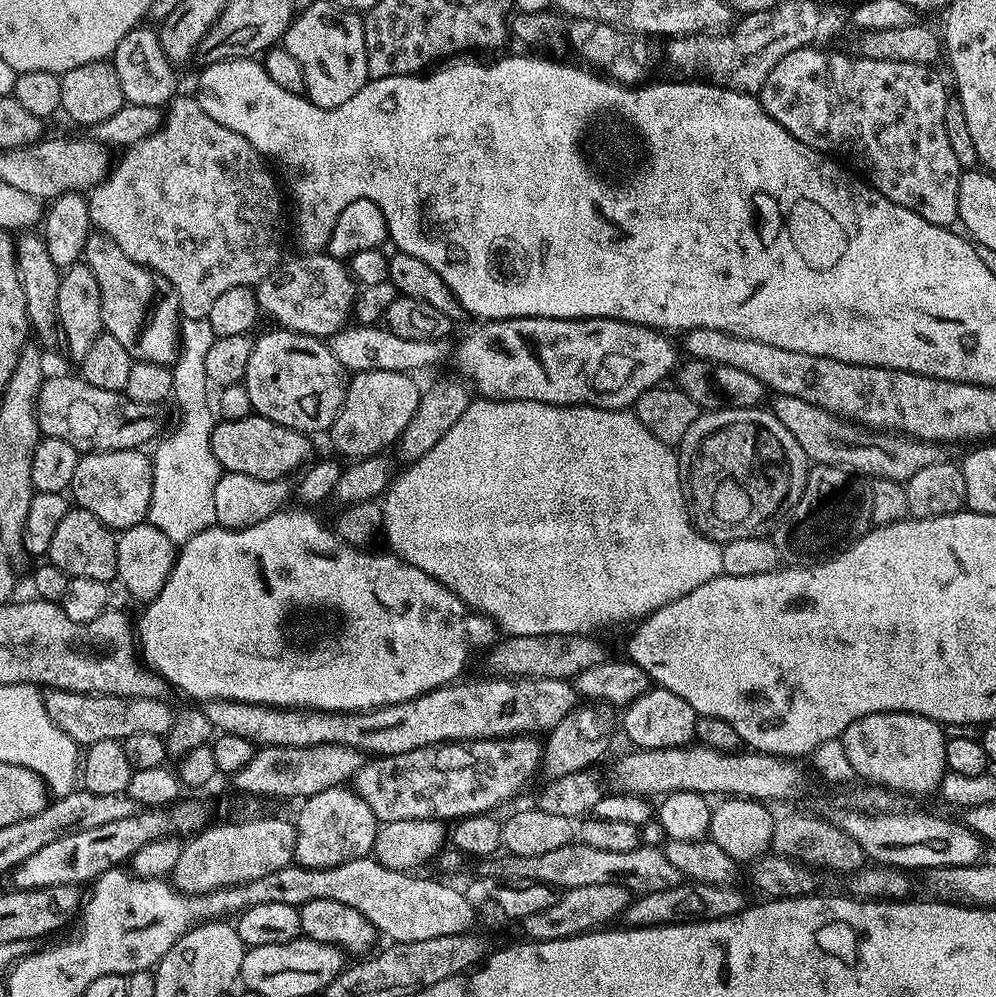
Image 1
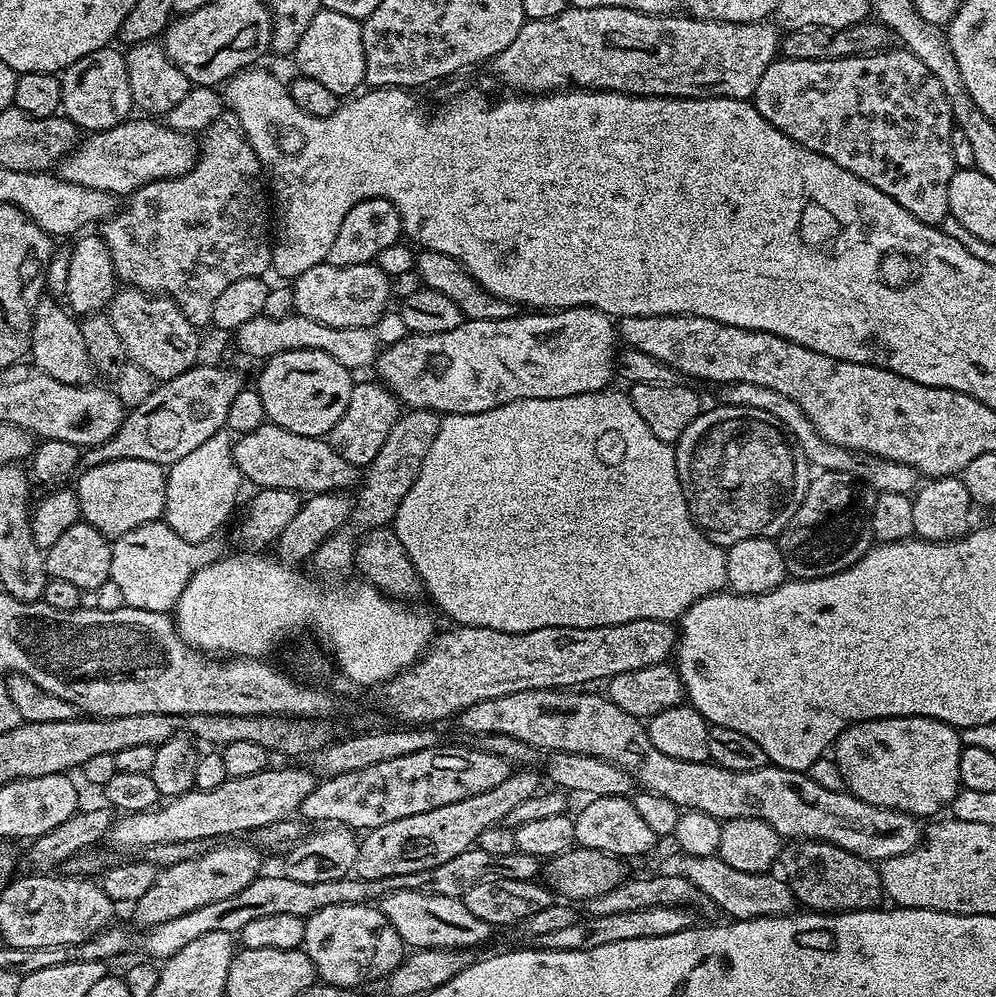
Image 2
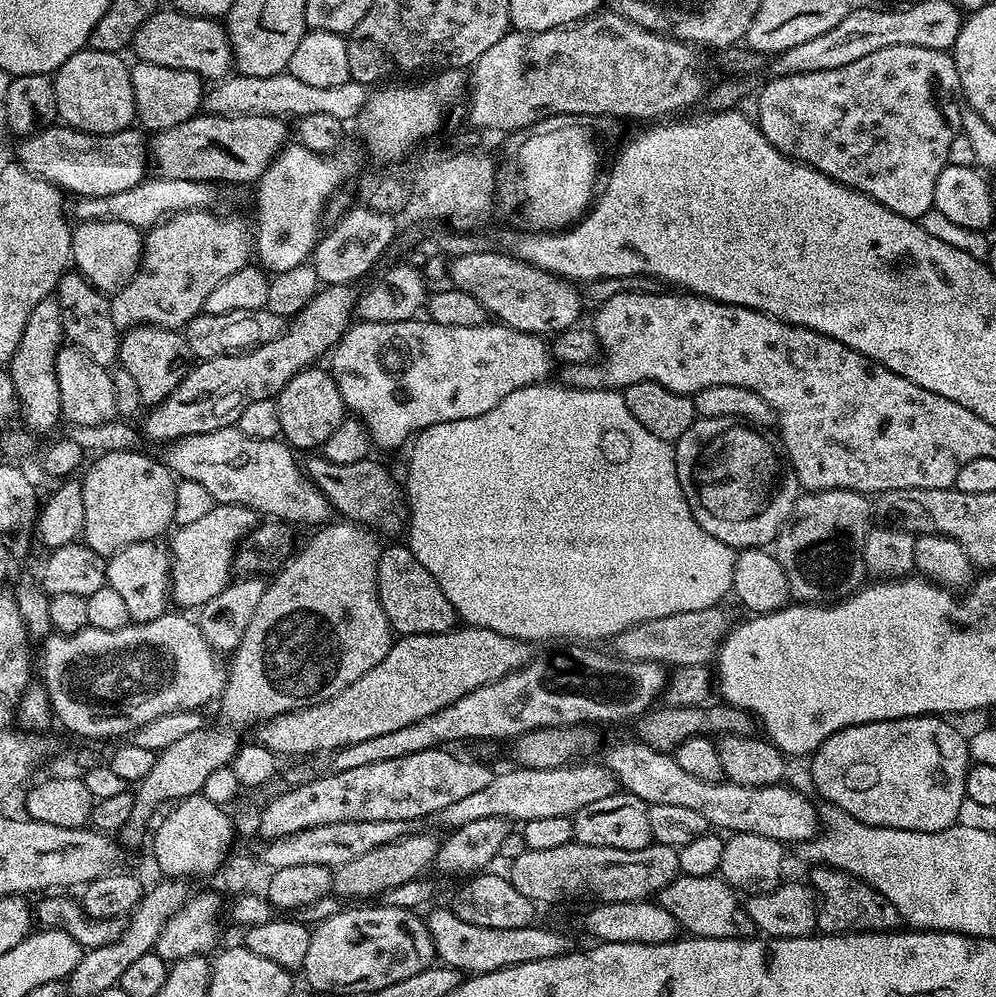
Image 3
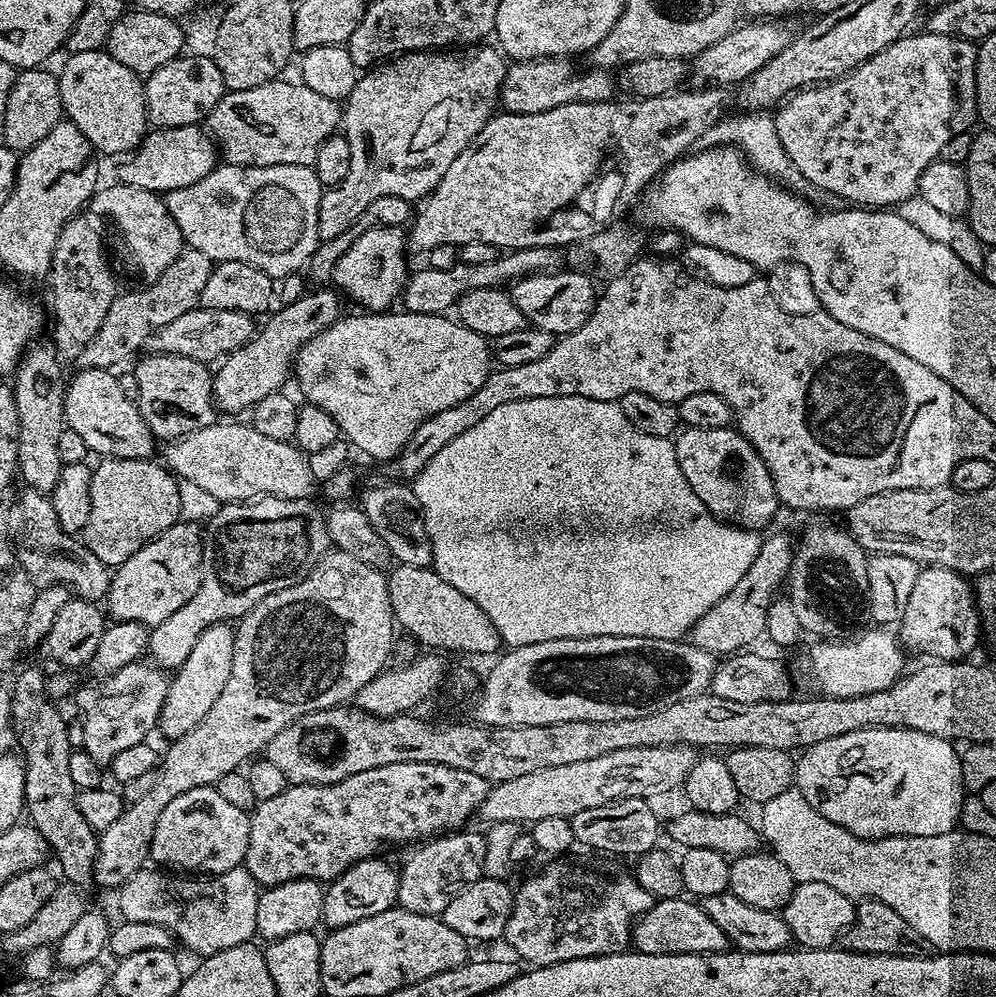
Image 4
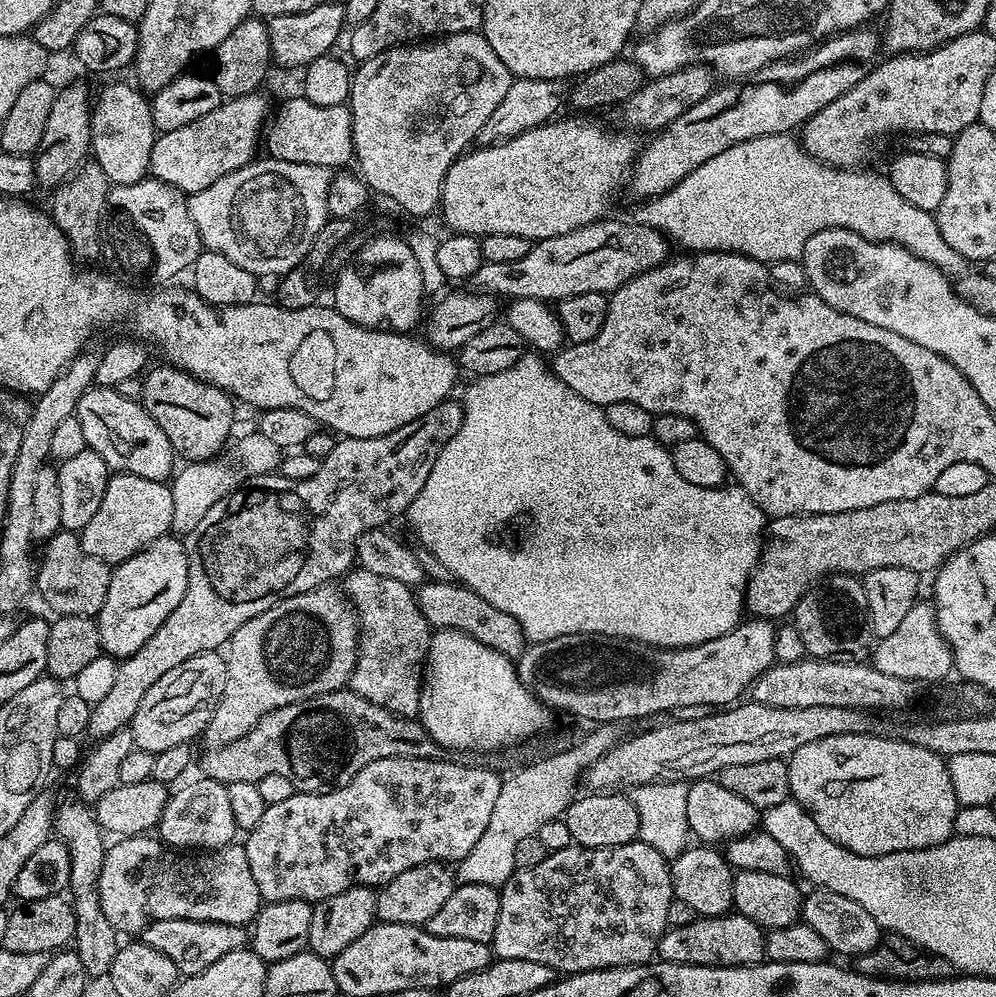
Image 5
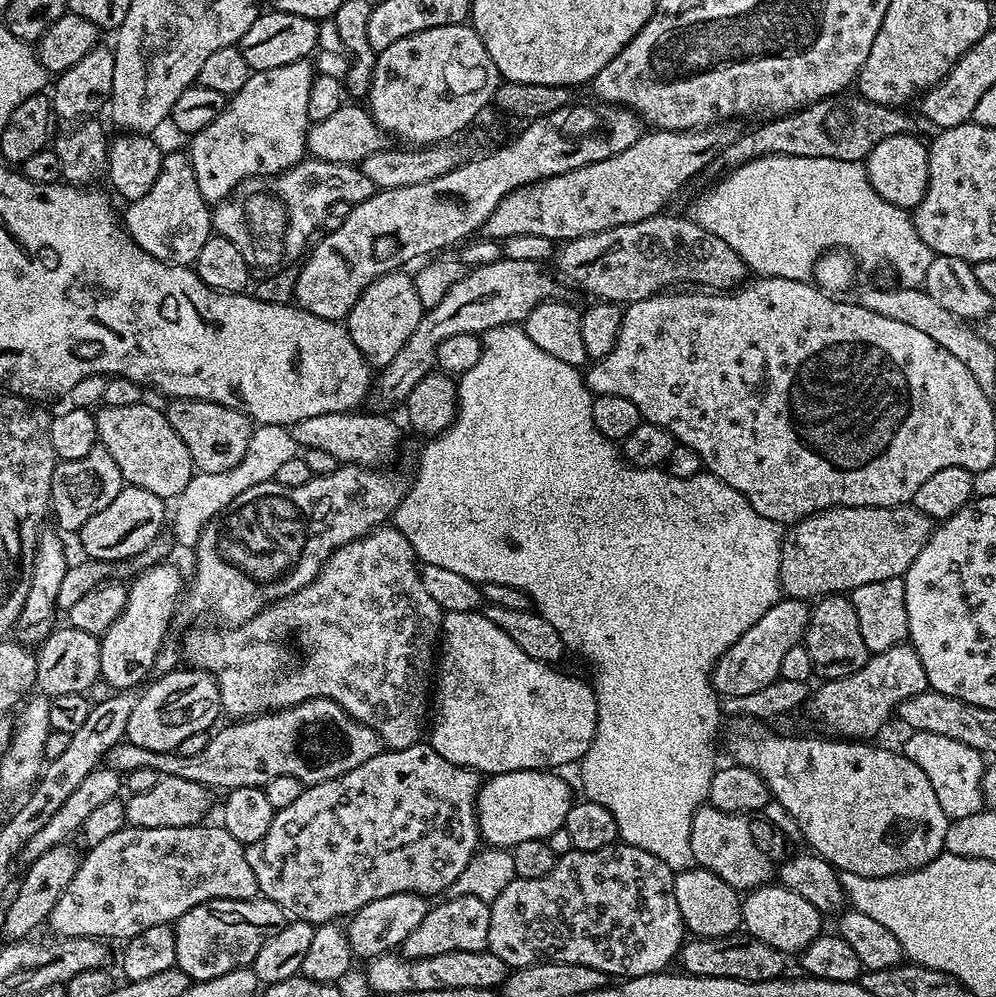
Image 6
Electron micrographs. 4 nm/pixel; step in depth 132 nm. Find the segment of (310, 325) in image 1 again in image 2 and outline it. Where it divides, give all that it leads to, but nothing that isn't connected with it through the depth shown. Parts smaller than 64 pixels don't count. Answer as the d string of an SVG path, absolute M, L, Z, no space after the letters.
M327 262L310 266L306 274L291 281L290 291L295 315L314 318L314 322L322 322L322 326L335 328L375 329L388 303L394 300L392 280L375 262L341 268Z

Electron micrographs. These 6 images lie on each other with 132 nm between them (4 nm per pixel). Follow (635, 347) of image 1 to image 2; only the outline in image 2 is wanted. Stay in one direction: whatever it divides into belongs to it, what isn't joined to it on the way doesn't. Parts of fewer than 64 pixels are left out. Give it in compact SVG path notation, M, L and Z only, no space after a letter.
M562 308L559 310L540 310L535 314L528 314L532 316L523 316L523 314L517 314L515 316L508 316L505 320L470 320L465 319L464 323L460 324L454 330L446 330L446 334L426 334L425 336L417 336L415 334L404 334L404 337L401 340L396 340L392 345L381 347L377 357L376 363L374 365L374 372L377 372L379 383L383 384L384 387L390 389L392 393L396 395L396 399L400 401L401 405L405 409L411 410L413 408L425 408L426 410L430 410L431 412L438 412L441 414L447 414L450 416L457 416L458 414L478 414L479 412L485 412L486 410L494 410L498 406L502 406L503 404L509 404L510 402L514 402L515 400L529 400L530 398L570 398L574 394L586 394L587 392L603 392L605 389L609 387L608 384L612 380L612 372L614 376L614 369L618 364L618 352L616 356L616 344L618 345L618 328L614 323L613 317L607 316L606 313L600 312L596 308Z

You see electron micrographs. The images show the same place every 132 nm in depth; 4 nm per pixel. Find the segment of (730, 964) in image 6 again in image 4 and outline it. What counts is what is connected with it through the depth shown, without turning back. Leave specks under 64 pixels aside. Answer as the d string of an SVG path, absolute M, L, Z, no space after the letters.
M695 899L656 900L632 928L631 947L642 954L706 954L727 952L730 945L726 934L713 922L710 914Z

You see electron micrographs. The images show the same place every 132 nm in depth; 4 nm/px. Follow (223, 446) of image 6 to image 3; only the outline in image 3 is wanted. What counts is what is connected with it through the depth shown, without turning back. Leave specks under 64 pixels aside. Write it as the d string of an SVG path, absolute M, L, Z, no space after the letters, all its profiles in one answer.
M141 324L138 328L127 329L120 338L119 367L134 378L138 391L142 393L145 406L162 403L182 382L190 368L188 342L175 328L158 328L154 324Z

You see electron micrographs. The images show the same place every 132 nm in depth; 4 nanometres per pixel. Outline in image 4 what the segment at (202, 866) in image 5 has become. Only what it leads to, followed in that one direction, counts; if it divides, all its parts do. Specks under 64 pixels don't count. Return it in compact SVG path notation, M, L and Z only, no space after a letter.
M241 866L220 875L192 876L190 880L168 881L160 873L141 869L122 884L118 890L121 917L134 922L155 922L172 933L173 937L186 944L190 951L200 952L201 957L213 956L230 946L249 943L257 935L258 898L261 889L247 868Z

